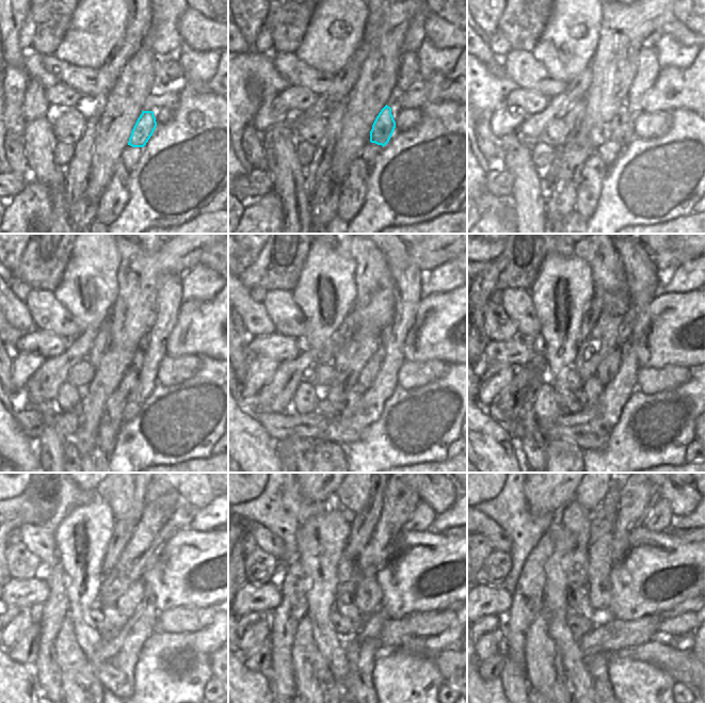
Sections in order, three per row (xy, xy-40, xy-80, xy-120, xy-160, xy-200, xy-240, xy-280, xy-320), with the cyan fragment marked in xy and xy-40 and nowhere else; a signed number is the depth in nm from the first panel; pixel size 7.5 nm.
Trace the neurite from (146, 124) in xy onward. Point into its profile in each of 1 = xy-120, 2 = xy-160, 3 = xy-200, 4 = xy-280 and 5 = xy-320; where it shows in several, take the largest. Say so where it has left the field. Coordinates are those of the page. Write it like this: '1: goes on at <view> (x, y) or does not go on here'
1: goes on at xy-120 (139, 355)
2: goes on at xy-160 (384, 335)
3: goes on at xy-200 (625, 332)
4: goes on at xy-280 (423, 515)
5: goes on at xy-320 (660, 517)

